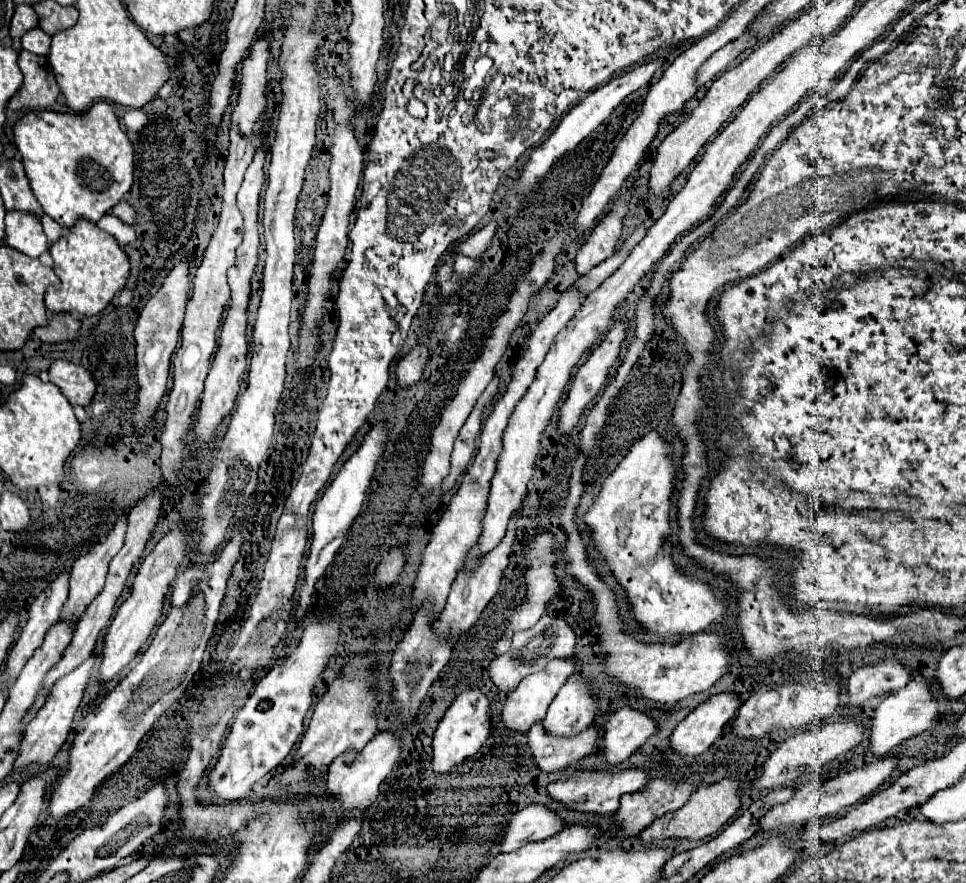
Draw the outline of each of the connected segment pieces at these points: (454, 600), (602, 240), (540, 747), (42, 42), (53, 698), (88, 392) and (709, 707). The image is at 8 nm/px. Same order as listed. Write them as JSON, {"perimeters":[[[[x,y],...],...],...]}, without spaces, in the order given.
{"perimeters":[[[[516,512],[516,516],[512,516],[512,520],[508,522],[508,532],[504,534],[504,540],[500,540],[500,544],[496,548],[492,548],[492,552],[486,552],[484,556],[480,556],[480,564],[474,570],[458,572],[458,576],[456,576],[452,588],[450,588],[450,596],[448,596],[446,606],[444,606],[444,612],[436,622],[438,632],[442,632],[442,634],[458,632],[462,636],[464,632],[468,632],[474,626],[474,622],[478,620],[478,616],[482,614],[486,604],[494,598],[494,594],[498,592],[500,580],[502,580],[502,572],[508,566],[508,556],[510,556],[512,546],[516,542],[518,516],[520,516],[520,512]]],[[[622,196],[612,212],[600,220],[592,234],[588,236],[588,240],[580,246],[578,254],[576,254],[576,272],[584,274],[590,272],[596,264],[604,262],[606,258],[610,258],[616,252],[618,240],[622,236],[622,218],[628,210],[628,196]]],[[[538,720],[528,732],[528,744],[536,766],[544,772],[554,772],[566,766],[576,766],[586,754],[594,752],[598,736],[600,726],[596,722],[576,736],[548,736],[542,720]]],[[[36,26],[36,28],[32,28],[32,32],[26,32],[20,38],[20,44],[28,52],[34,52],[38,56],[46,56],[48,48],[50,48],[50,36],[42,28]]],[[[92,652],[92,656],[80,664],[78,668],[74,668],[72,672],[68,672],[68,676],[60,678],[54,686],[52,686],[52,692],[48,694],[48,700],[44,704],[44,708],[40,708],[40,712],[36,712],[36,716],[30,720],[30,724],[26,726],[26,732],[24,732],[24,742],[22,742],[22,748],[20,748],[20,756],[14,764],[14,770],[18,768],[28,768],[30,764],[48,764],[52,762],[54,754],[62,748],[68,732],[70,732],[70,724],[72,724],[72,718],[82,702],[82,694],[90,682],[90,676],[94,672],[94,666],[96,662],[100,660],[100,654],[98,652]]],[[[54,360],[48,368],[48,378],[62,390],[70,404],[88,406],[96,392],[96,382],[92,380],[90,372],[84,366],[68,360]]],[[[722,692],[710,696],[698,708],[694,708],[670,736],[670,746],[678,754],[702,754],[722,734],[722,726],[728,724],[742,706],[740,694]]]]}

